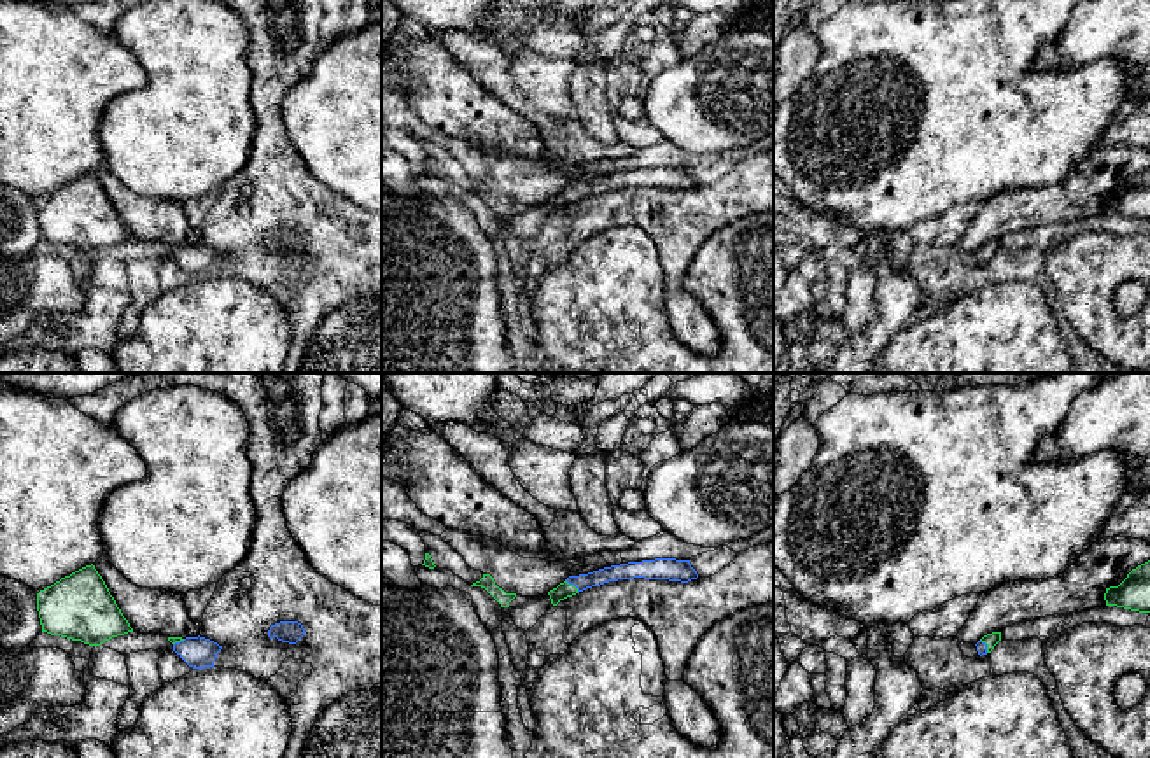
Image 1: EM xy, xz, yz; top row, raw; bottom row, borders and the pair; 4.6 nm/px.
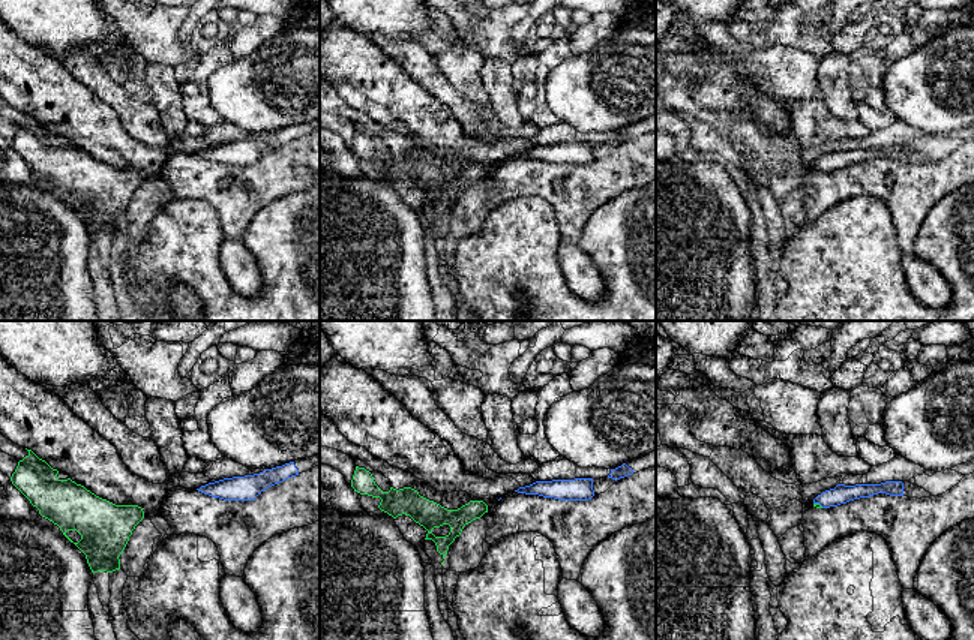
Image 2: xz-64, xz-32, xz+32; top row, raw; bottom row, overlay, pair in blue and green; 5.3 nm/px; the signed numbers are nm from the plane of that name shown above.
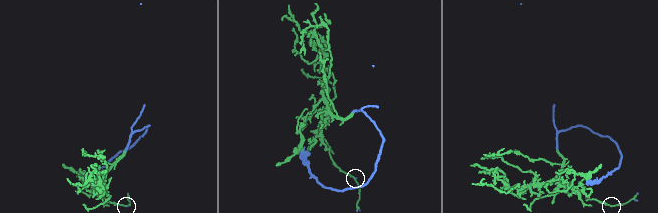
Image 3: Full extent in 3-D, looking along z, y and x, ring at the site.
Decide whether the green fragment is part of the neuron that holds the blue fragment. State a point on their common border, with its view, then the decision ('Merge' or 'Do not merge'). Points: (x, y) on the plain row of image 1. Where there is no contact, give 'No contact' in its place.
Touches blue at xz (573, 191). Merge

